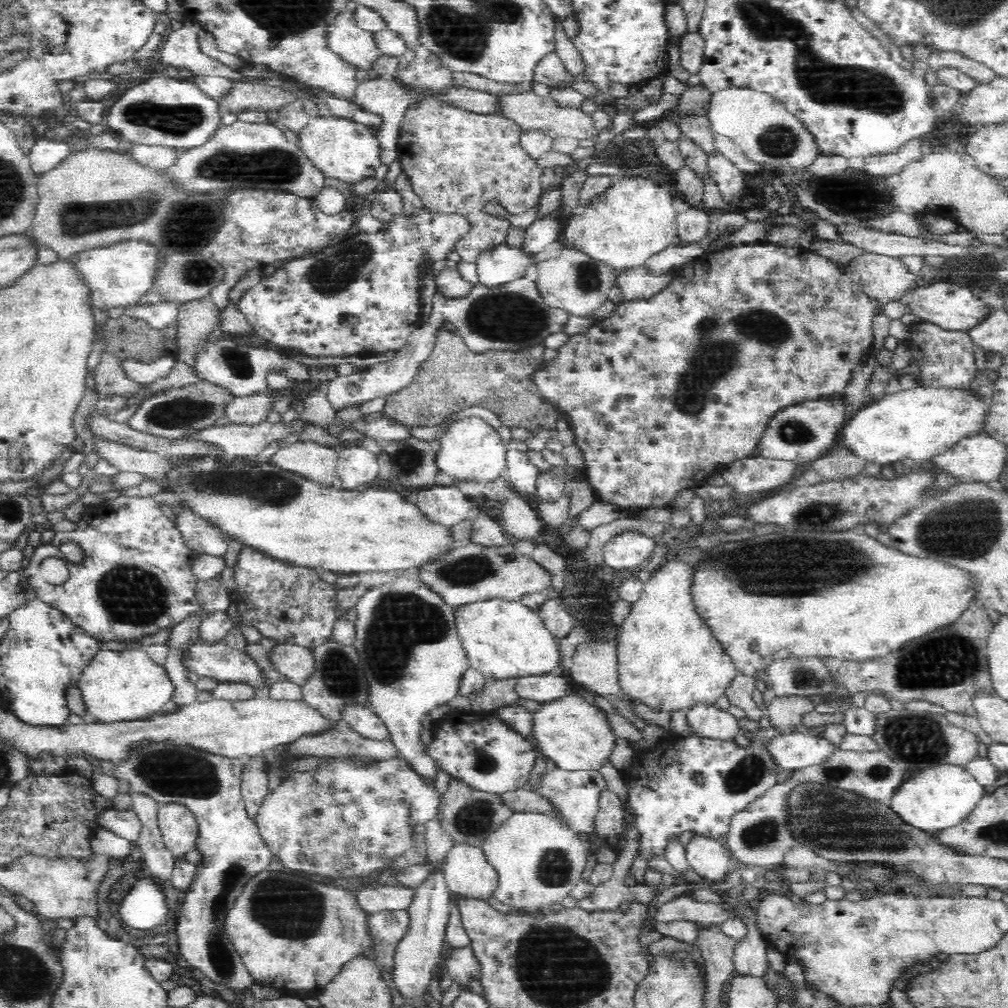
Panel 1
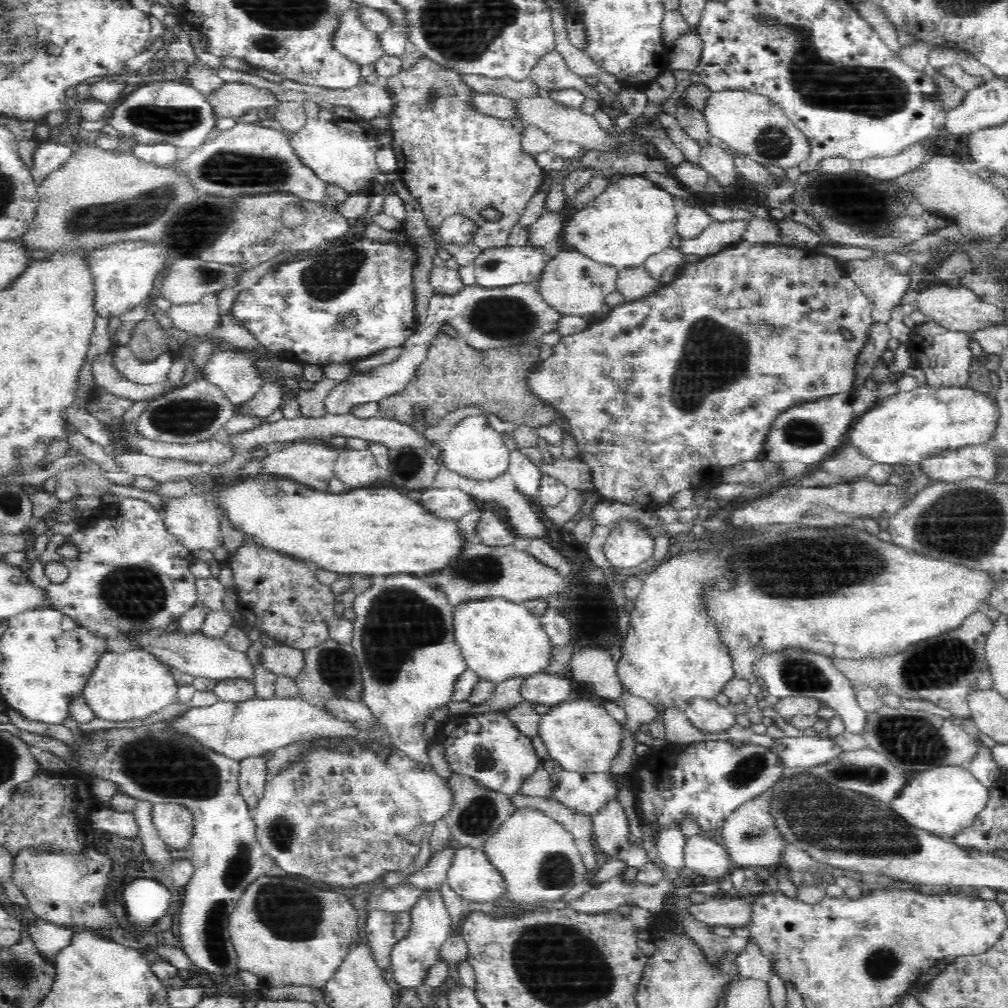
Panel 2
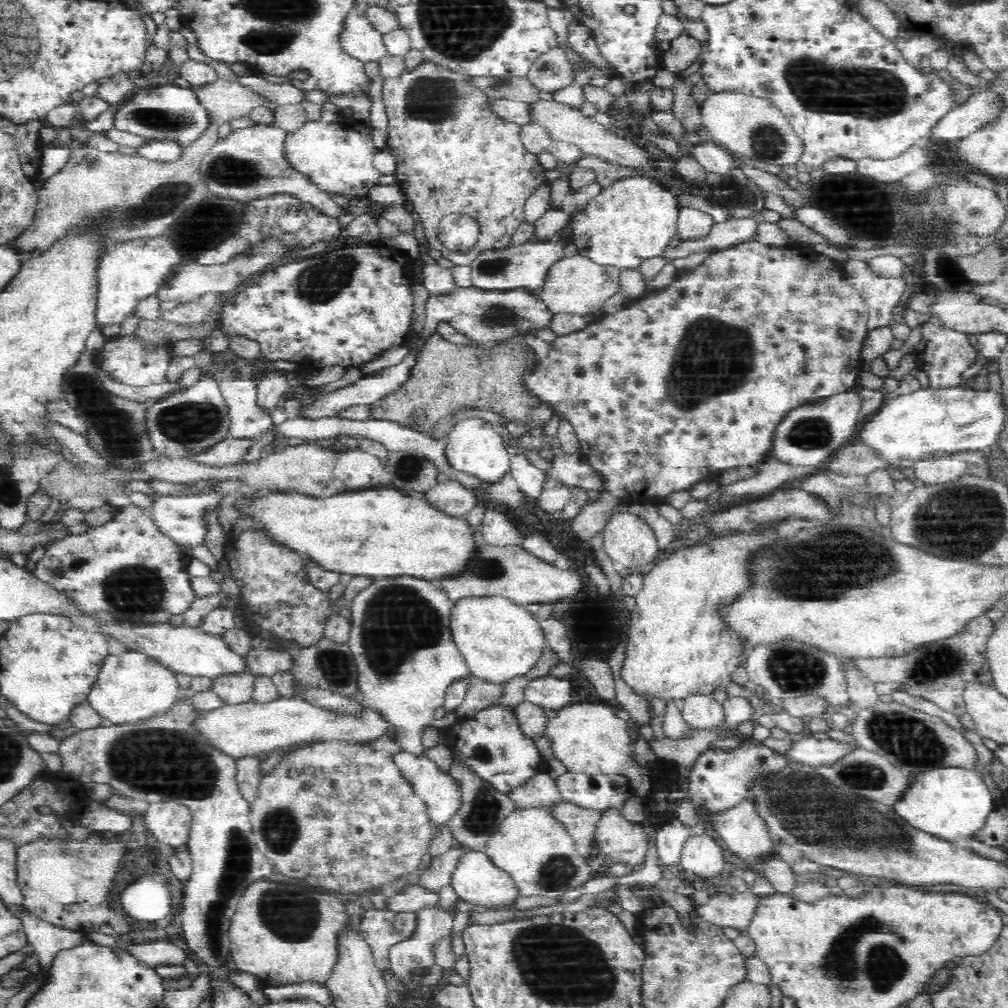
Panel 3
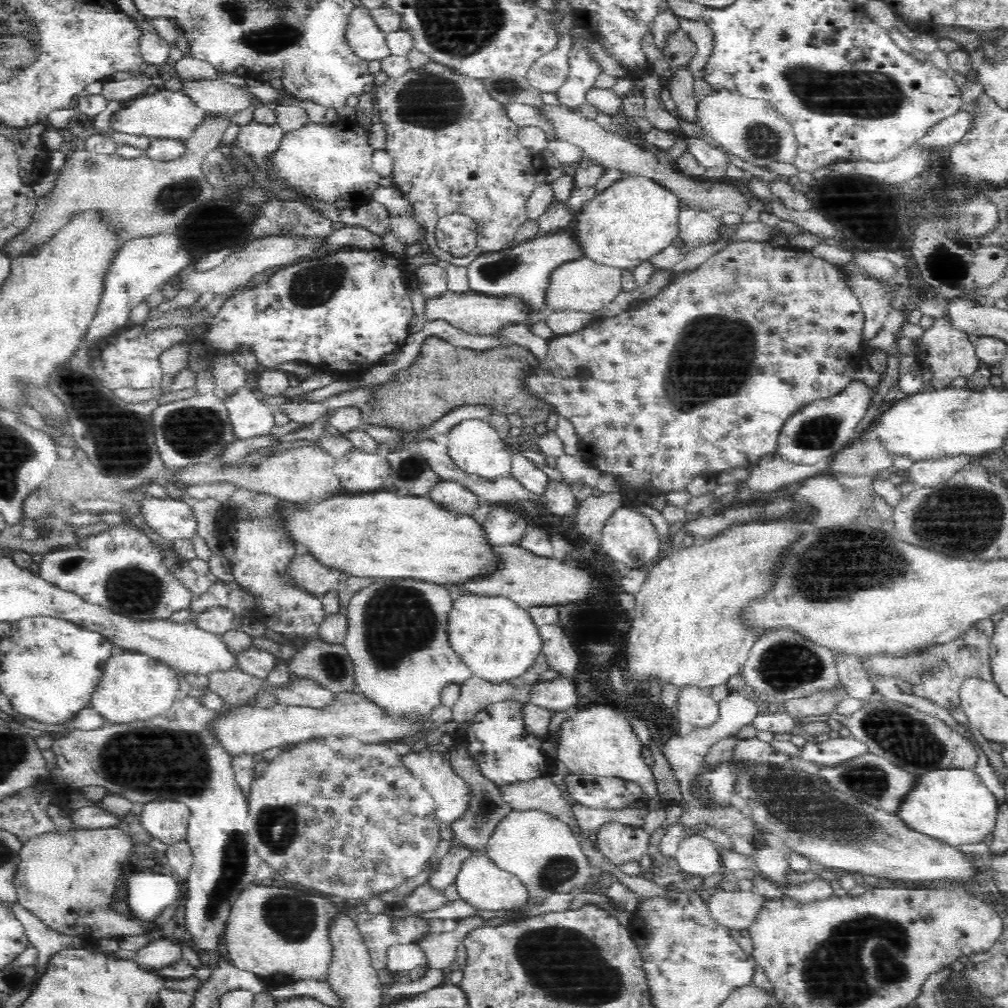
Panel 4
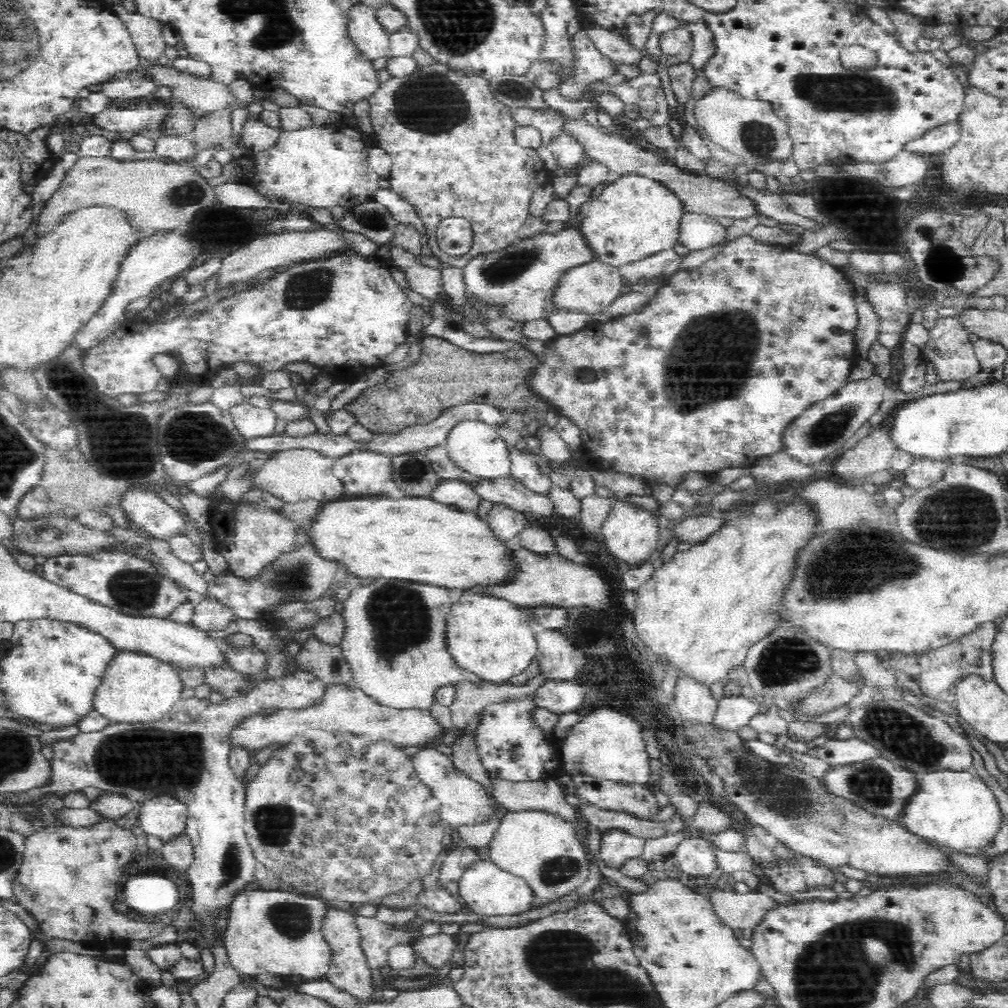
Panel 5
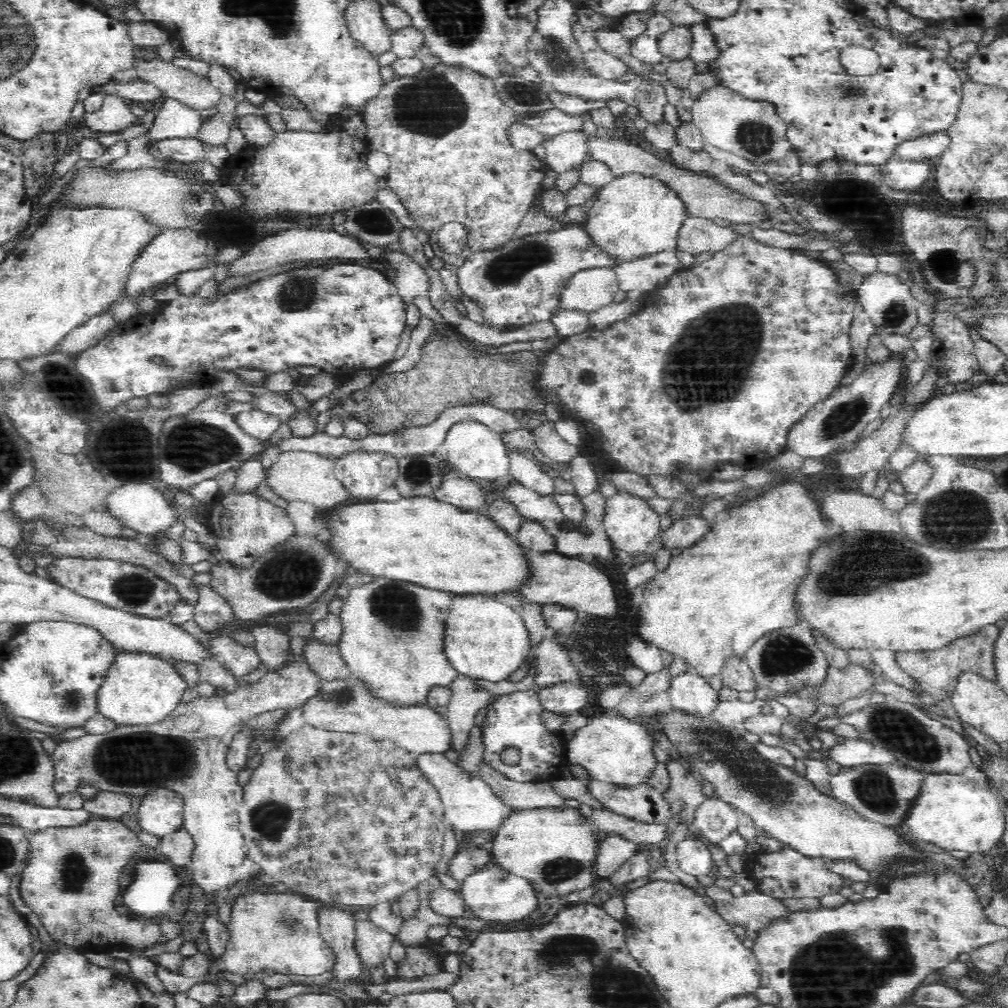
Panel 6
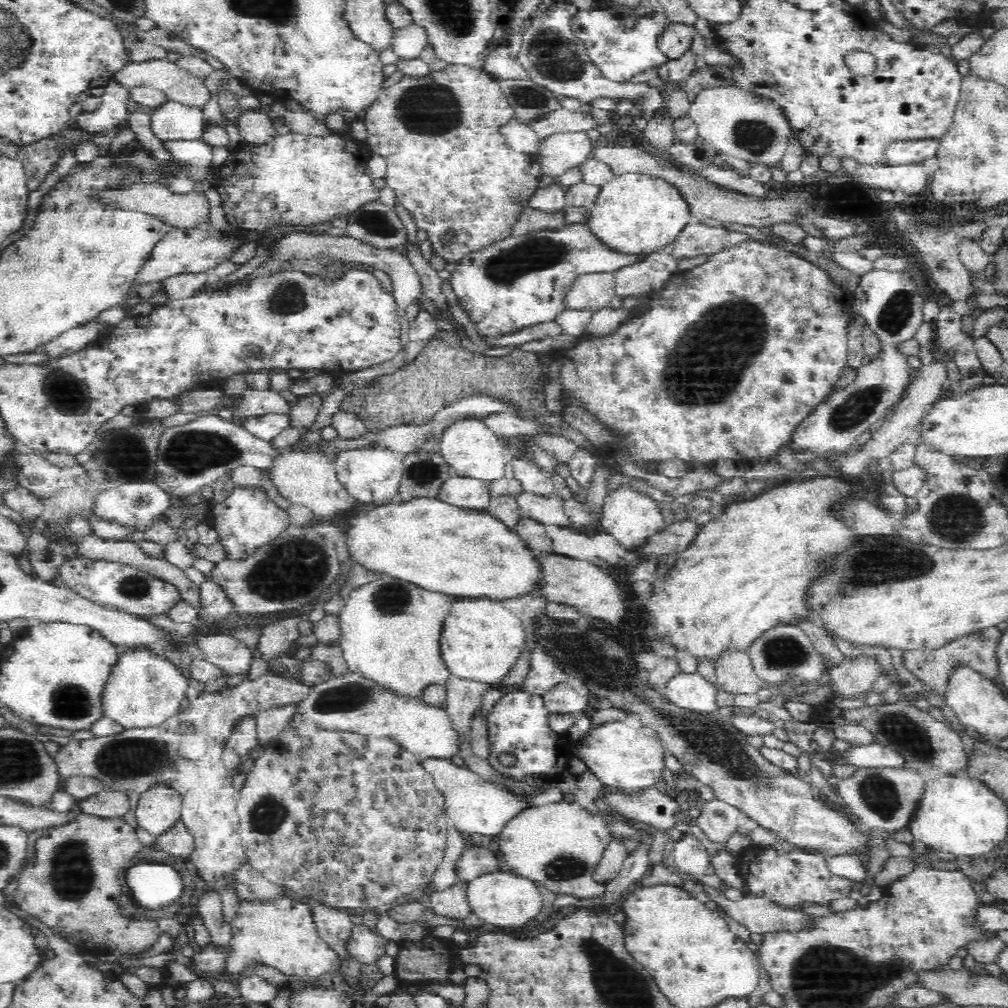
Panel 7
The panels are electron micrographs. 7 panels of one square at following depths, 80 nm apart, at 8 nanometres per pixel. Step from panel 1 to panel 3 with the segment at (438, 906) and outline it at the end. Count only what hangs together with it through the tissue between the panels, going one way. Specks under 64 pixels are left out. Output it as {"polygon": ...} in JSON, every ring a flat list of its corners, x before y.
{"polygon":[[424,908,417,916,417,930,413,936,394,944,388,952,390,970,404,980,413,973,423,973,432,967,432,944,454,930,454,916,440,908]]}

